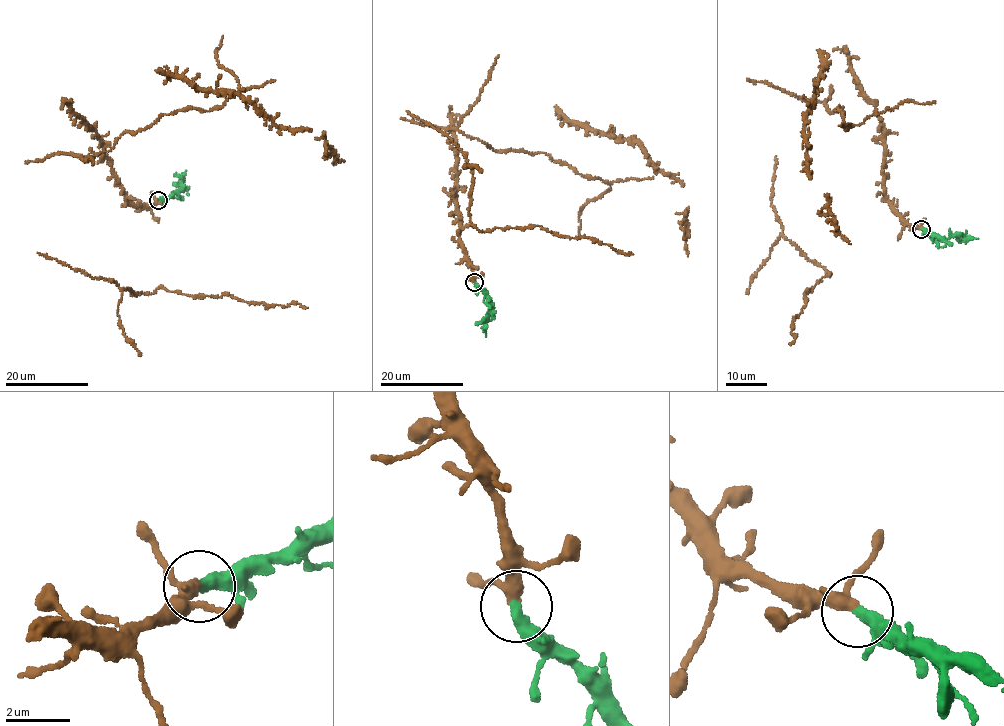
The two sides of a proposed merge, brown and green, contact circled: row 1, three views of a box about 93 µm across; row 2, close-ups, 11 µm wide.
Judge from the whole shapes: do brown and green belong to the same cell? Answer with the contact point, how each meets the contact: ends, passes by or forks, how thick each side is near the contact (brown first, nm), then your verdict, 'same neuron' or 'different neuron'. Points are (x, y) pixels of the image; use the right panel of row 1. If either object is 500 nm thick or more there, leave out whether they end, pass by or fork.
(921, 229) | brown passes by | green ends | 300/420 nm | same neuron

